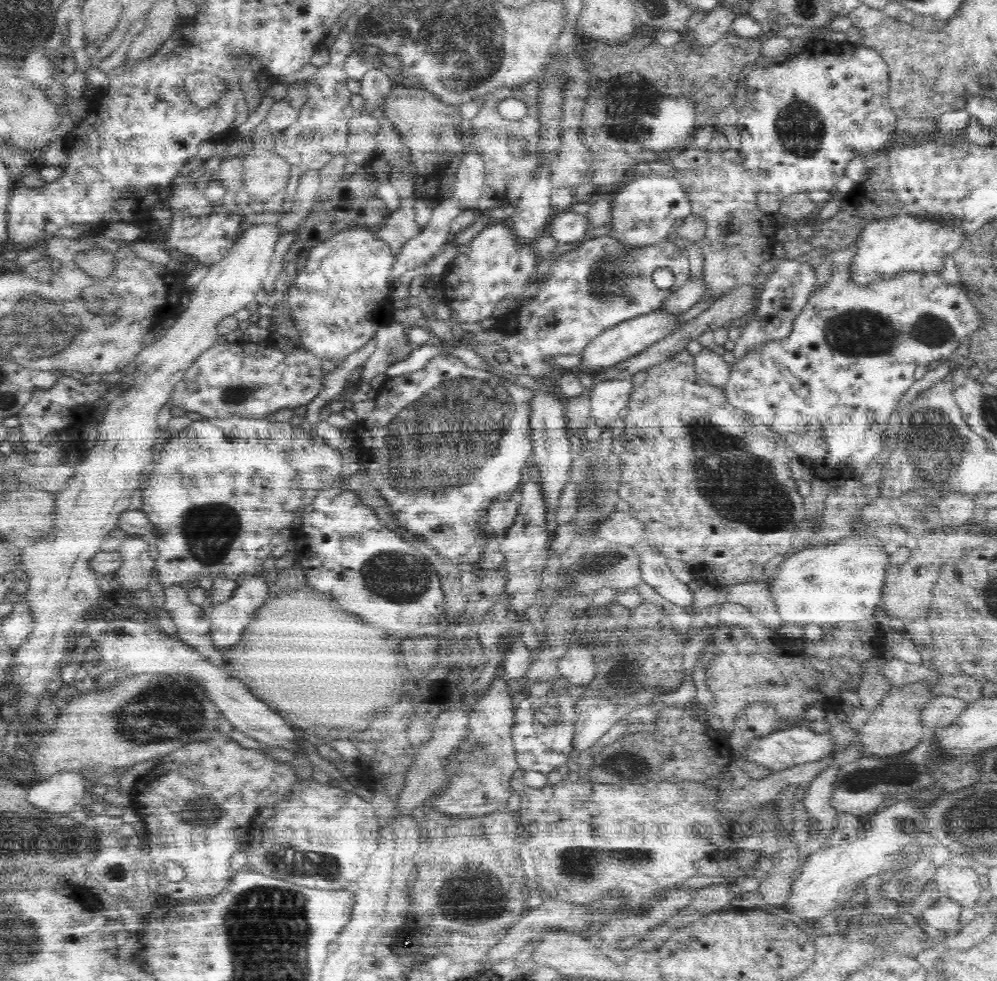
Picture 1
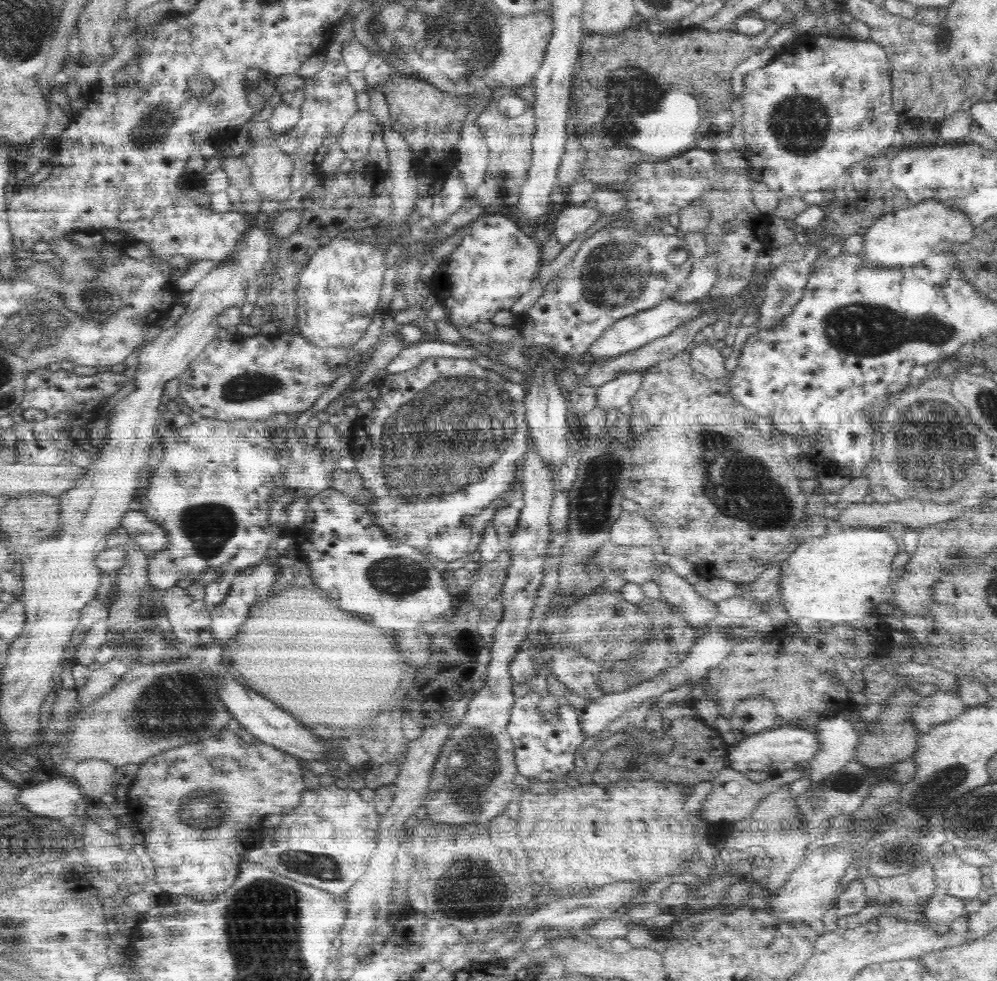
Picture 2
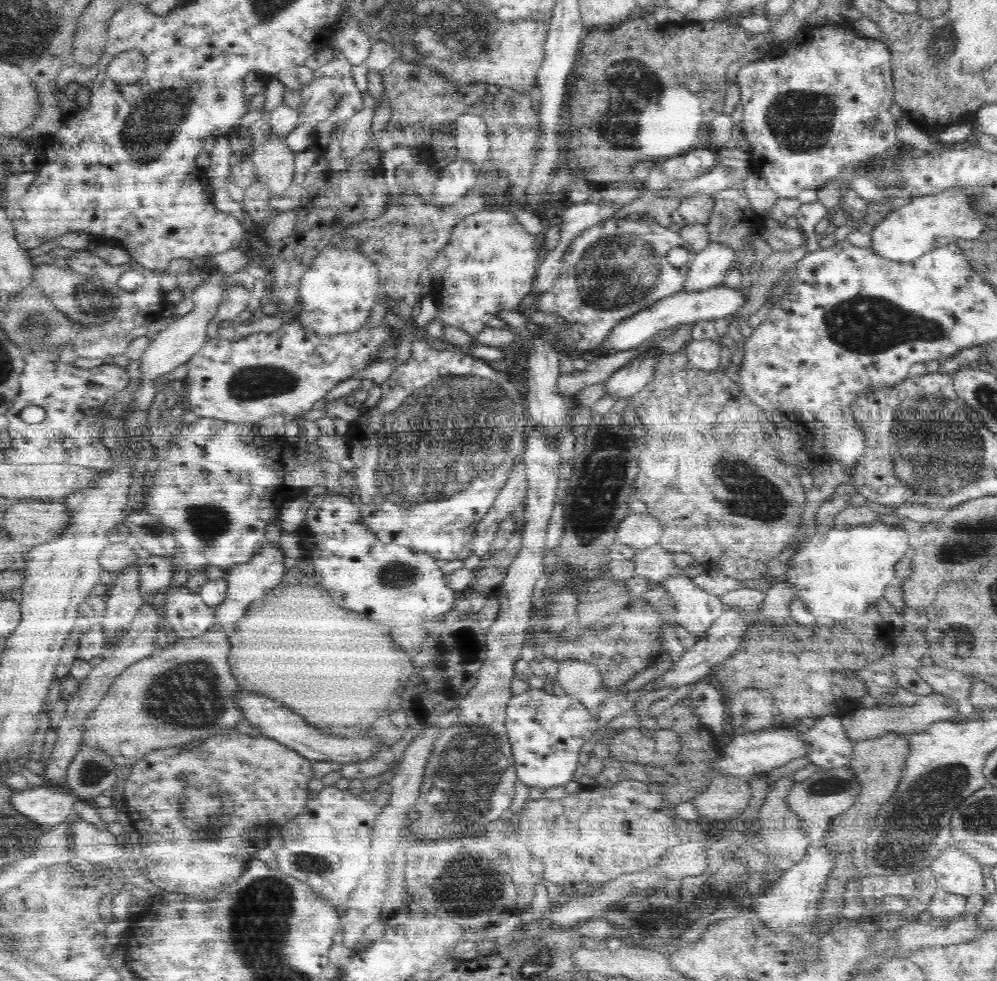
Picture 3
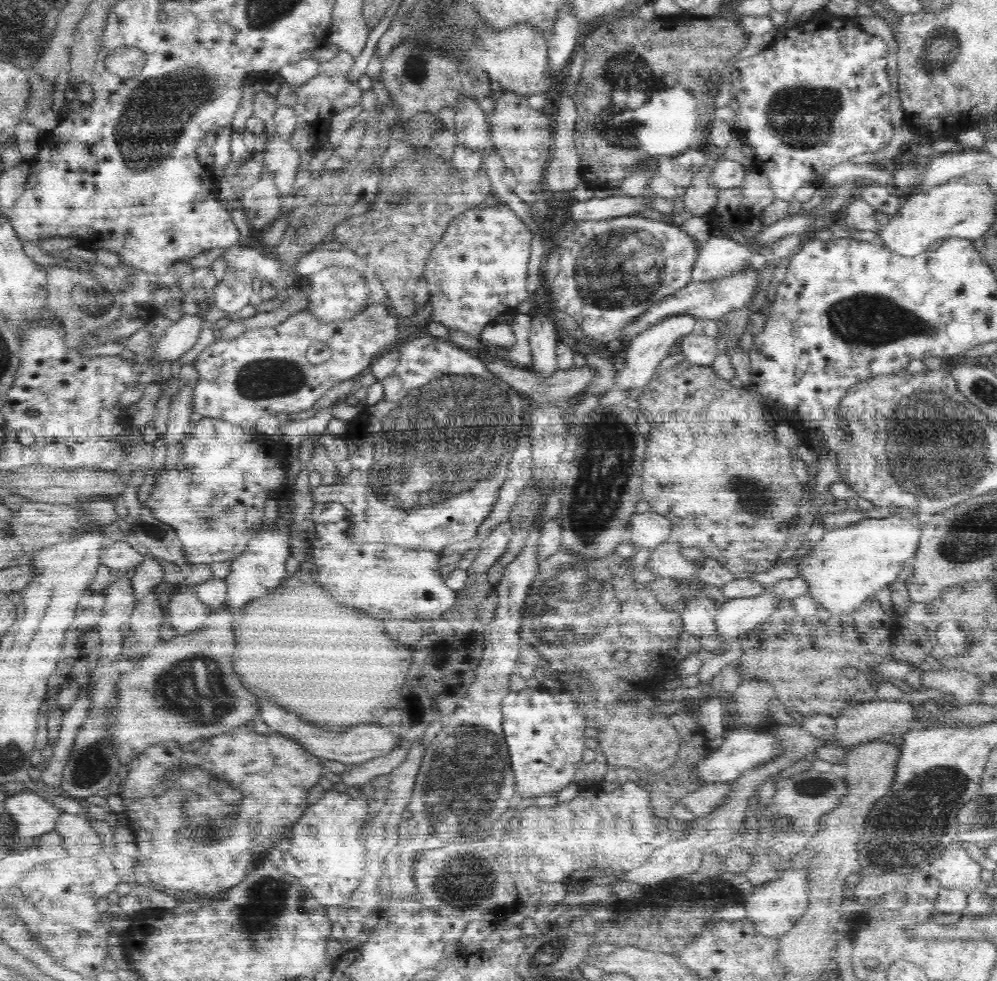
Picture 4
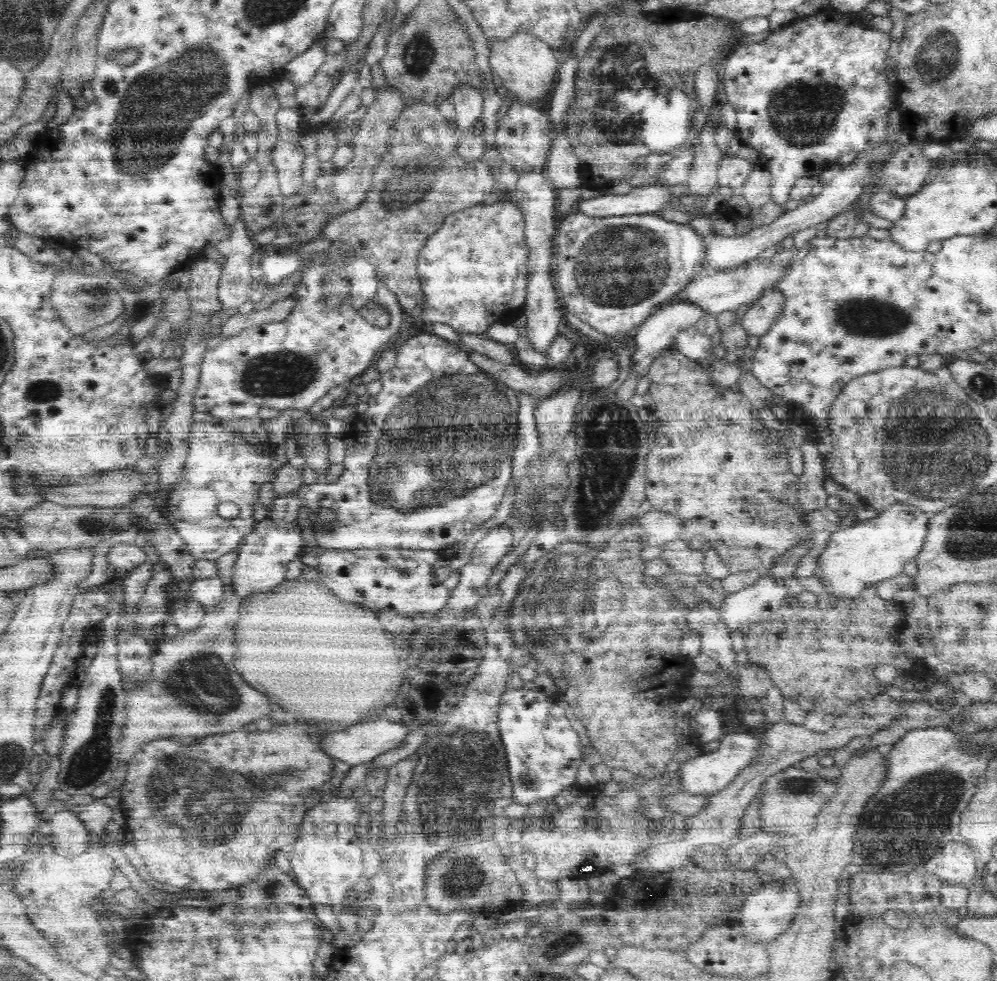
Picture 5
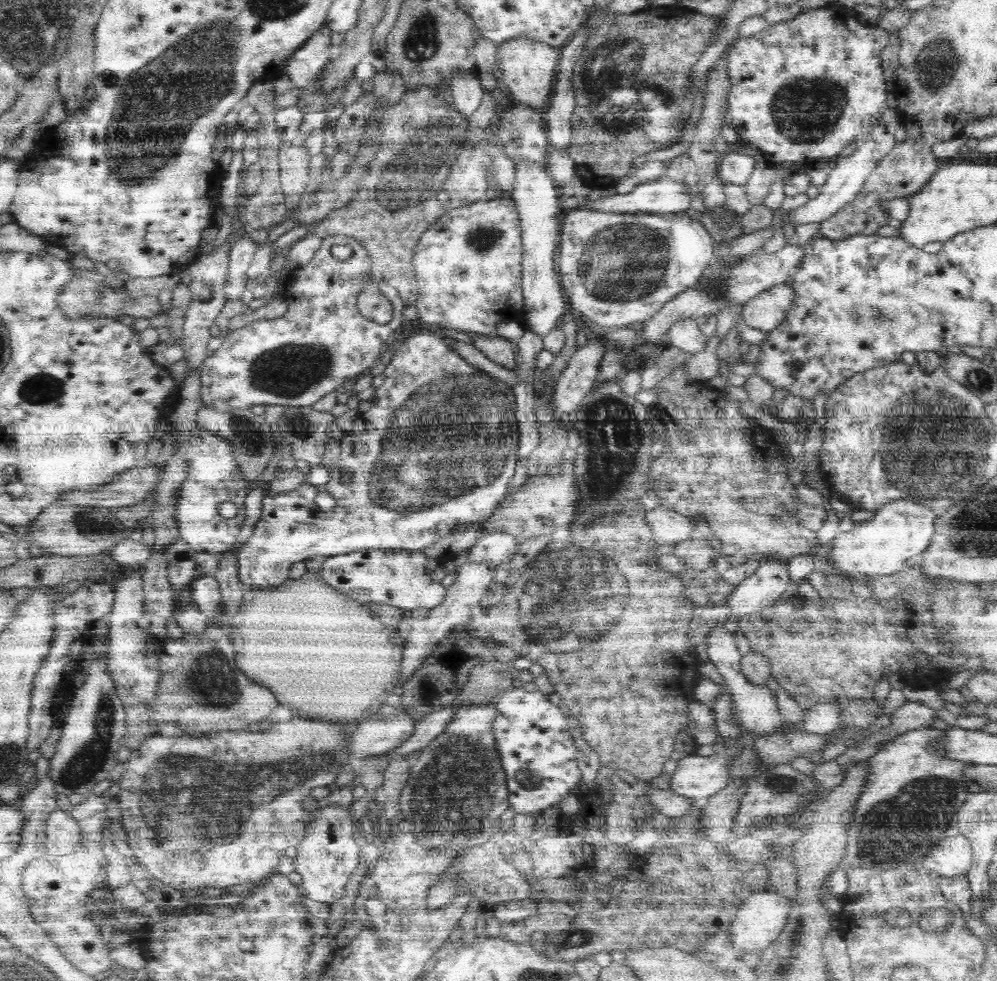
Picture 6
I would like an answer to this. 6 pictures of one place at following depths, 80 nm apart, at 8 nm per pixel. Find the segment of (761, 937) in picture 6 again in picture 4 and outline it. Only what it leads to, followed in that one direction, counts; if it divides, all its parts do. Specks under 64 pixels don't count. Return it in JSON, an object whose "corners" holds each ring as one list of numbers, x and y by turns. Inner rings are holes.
{"corners":[[785,869,775,881,755,887,745,900,746,917,754,923,756,932,776,938,788,932,808,910,808,869]]}

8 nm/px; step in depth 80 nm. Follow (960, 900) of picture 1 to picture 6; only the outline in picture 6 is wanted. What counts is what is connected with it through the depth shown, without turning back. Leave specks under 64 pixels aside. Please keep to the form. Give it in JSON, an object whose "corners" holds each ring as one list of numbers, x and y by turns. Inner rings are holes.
{"corners":[[962,835,947,836,930,850,922,863,928,871,944,878,967,876,972,864,973,850,970,841]]}

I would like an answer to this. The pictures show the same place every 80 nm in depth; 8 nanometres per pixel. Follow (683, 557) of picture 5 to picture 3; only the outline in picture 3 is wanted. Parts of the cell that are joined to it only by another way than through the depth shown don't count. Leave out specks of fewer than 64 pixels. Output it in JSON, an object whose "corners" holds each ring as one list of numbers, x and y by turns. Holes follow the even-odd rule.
{"corners":[[658,544,637,550,631,560,634,562,633,576,638,578,659,582,670,575,684,574,684,569,675,562,674,554]]}

